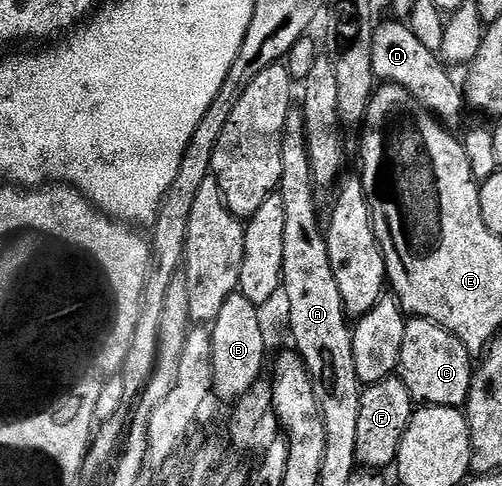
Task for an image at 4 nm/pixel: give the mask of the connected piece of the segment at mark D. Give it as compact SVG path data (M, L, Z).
M392 20L385 21L382 25L380 22L373 30L371 67L374 78L381 83L403 87L423 108L428 109L442 123L459 120L461 112L467 109L462 86L456 85L449 78L448 71L450 70L443 64L442 58L432 53L427 47L423 47L423 43L415 39L415 35L409 30L404 20Z

